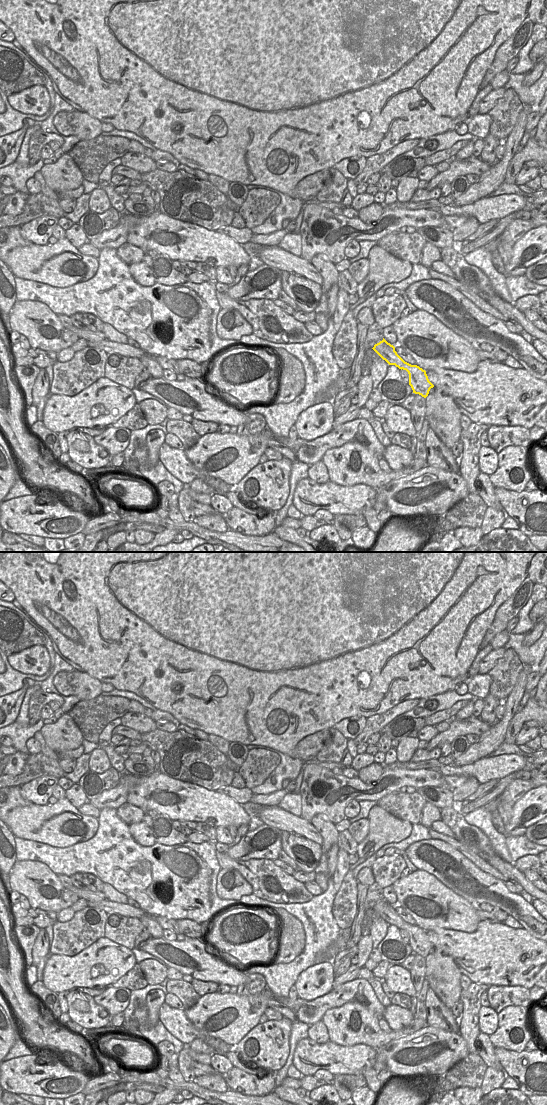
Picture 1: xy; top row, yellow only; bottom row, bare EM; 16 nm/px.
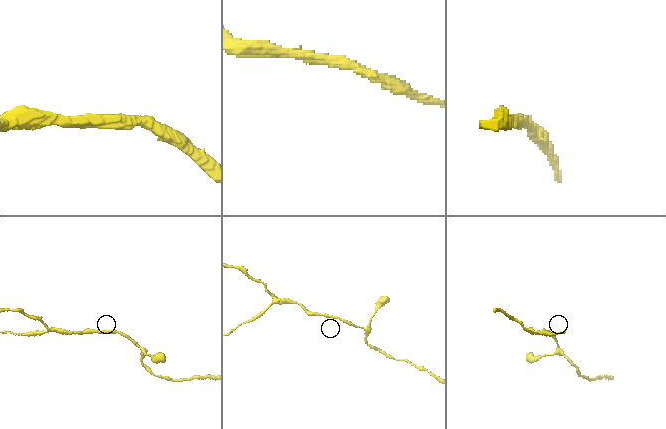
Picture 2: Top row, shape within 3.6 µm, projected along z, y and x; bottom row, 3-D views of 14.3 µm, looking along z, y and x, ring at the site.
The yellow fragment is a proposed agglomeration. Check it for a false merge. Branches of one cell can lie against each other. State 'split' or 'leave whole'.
leave whole

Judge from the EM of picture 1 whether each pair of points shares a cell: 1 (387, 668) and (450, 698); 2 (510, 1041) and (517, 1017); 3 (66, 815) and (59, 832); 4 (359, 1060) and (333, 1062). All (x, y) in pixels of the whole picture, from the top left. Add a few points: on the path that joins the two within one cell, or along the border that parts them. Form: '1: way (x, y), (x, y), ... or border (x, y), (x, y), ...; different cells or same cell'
1: border (448, 689), (442, 693), (424, 698); different cells
2: way (508, 1035), (506, 1030), (512, 1023); same cell
3: way (62, 819), (59, 828); same cell
4: way (353, 1060), (339, 1060); same cell

